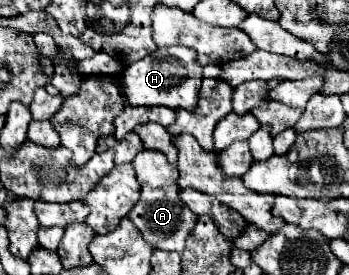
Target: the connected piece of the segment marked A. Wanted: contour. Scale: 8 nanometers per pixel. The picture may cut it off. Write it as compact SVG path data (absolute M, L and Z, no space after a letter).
M146 149L140 151L132 163L134 163L136 179L142 187L142 193L140 193L140 201L134 205L134 209L128 215L130 221L138 227L138 231L142 231L146 241L156 249L182 253L190 227L196 223L198 217L180 201L180 195L178 195L180 189L176 185L178 181L176 167L172 167L166 161L166 157L162 157L162 153L146 151Z

